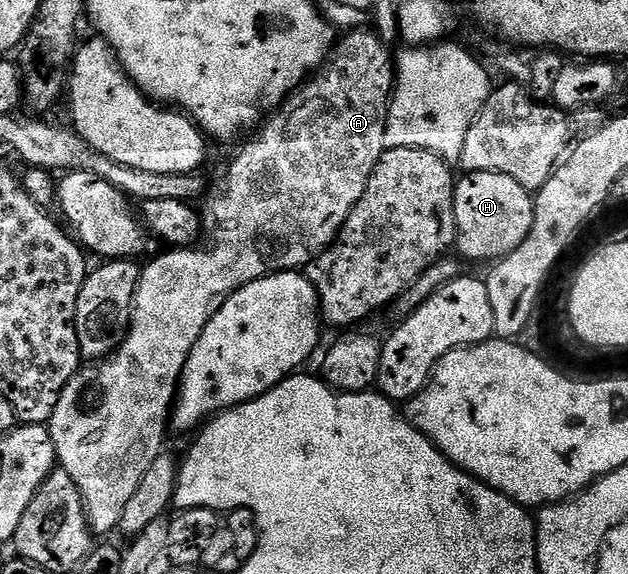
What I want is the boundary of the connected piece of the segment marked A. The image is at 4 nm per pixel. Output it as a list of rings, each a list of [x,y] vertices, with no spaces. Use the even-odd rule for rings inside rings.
[[[371,30],[348,31],[344,35],[347,37],[344,40],[342,37],[332,47],[330,56],[323,62],[323,67],[318,69],[306,82],[300,84],[276,111],[270,113],[266,123],[250,137],[252,140],[236,154],[235,161],[228,166],[227,177],[224,178],[223,185],[211,197],[209,197],[210,195],[206,197],[208,200],[205,220],[207,224],[211,223],[211,245],[208,248],[172,247],[170,250],[165,250],[169,252],[163,252],[160,256],[153,257],[144,266],[143,272],[141,268],[137,276],[135,303],[131,309],[131,325],[127,327],[127,337],[120,342],[119,347],[112,355],[92,363],[90,366],[80,367],[79,371],[73,374],[73,378],[69,378],[65,390],[61,390],[61,398],[57,398],[57,410],[53,410],[49,421],[51,441],[55,447],[55,459],[58,467],[65,469],[69,478],[73,478],[83,499],[83,512],[87,515],[87,525],[91,527],[92,533],[96,537],[103,536],[106,532],[114,533],[118,529],[121,514],[125,514],[125,506],[128,504],[129,498],[137,491],[137,486],[141,483],[141,478],[145,478],[149,466],[153,466],[153,458],[157,458],[165,451],[163,439],[167,436],[167,428],[169,432],[169,421],[175,397],[179,391],[179,379],[185,370],[185,362],[189,358],[193,346],[197,346],[197,338],[201,338],[201,330],[205,330],[209,318],[213,318],[213,314],[217,314],[217,310],[221,310],[225,301],[234,292],[241,290],[241,286],[271,276],[275,272],[306,269],[319,253],[335,241],[335,236],[349,218],[353,206],[357,206],[361,194],[365,194],[365,190],[369,186],[369,178],[373,174],[377,162],[388,149],[385,142],[387,111],[391,105],[391,93],[395,87],[393,52],[387,49],[386,42],[377,33],[369,31]]]

